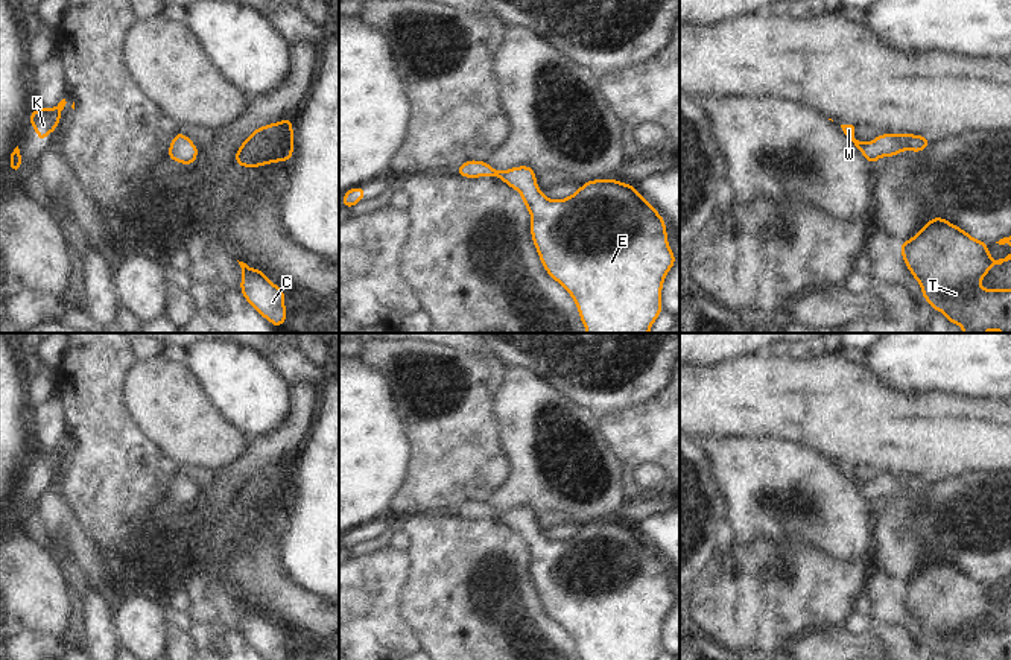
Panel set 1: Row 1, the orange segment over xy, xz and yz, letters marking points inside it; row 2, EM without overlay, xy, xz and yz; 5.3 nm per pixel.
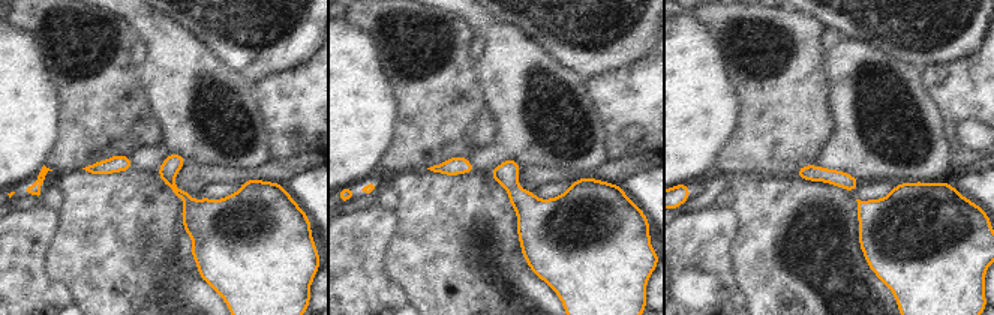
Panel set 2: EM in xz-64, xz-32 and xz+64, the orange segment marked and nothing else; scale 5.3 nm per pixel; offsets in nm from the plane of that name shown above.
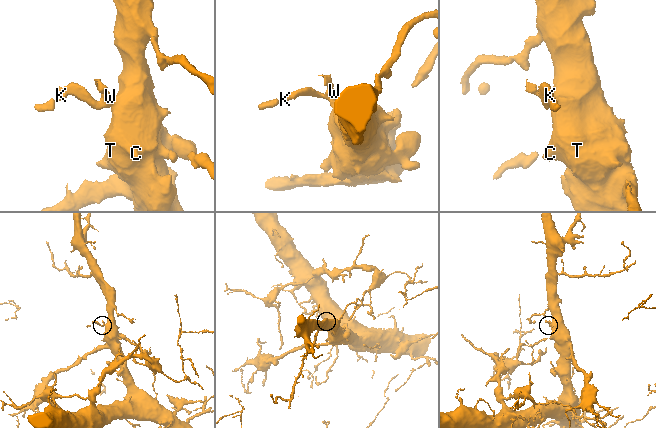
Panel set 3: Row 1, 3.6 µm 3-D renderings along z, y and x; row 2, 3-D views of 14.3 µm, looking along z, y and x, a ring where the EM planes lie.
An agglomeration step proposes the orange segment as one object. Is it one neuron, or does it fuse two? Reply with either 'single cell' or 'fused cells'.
single cell

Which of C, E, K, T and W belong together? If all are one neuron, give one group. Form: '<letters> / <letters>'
C E K T W

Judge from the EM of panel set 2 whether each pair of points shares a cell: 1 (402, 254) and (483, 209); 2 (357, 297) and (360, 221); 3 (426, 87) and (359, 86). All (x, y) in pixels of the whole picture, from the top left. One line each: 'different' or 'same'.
1: same
2: same
3: different

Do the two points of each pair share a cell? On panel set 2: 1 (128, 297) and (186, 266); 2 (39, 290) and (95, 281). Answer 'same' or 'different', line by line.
1: different
2: different

